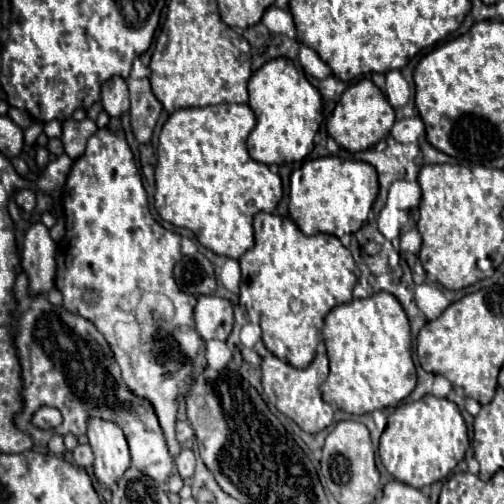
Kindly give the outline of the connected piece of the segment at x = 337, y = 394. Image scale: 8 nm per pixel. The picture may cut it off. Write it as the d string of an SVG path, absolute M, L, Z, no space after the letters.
M386 291L374 293L366 299L352 299L348 303L336 305L326 317L321 330L322 337L330 359L330 375L322 383L322 399L338 409L364 415L376 409L396 407L402 399L406 399L416 387L416 369L412 361L412 335L408 317L398 303L398 299Z

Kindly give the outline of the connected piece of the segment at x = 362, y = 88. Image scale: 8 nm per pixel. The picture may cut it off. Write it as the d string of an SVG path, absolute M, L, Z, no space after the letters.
M360 79L342 93L332 117L326 123L326 129L340 147L354 153L376 145L380 139L386 139L394 121L396 121L394 109L384 97L384 93L370 79Z

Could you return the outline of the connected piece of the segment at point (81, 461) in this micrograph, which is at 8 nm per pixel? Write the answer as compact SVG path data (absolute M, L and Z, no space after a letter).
M78 445L78 447L72 451L72 457L74 457L74 461L76 461L80 467L84 467L84 469L90 469L90 467L92 467L94 455L92 455L90 445Z

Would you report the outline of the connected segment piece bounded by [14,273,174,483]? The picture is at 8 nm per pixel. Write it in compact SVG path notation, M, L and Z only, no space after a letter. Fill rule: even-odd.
M20 273L14 283L14 319L16 319L16 335L14 347L22 365L22 399L24 409L16 413L14 423L20 431L28 433L38 447L46 447L54 433L66 435L72 433L76 437L86 433L86 419L100 417L112 421L122 427L132 455L132 465L144 471L154 481L166 483L172 475L174 459L168 453L164 443L164 435L160 425L156 423L156 415L152 407L144 403L144 399L136 399L120 377L120 367L112 357L112 351L98 329L84 317L72 315L64 311L64 307L54 307L48 303L44 295L30 297L28 295L28 277ZM40 405L52 405L62 411L62 425L52 431L40 431L30 423L32 413Z

